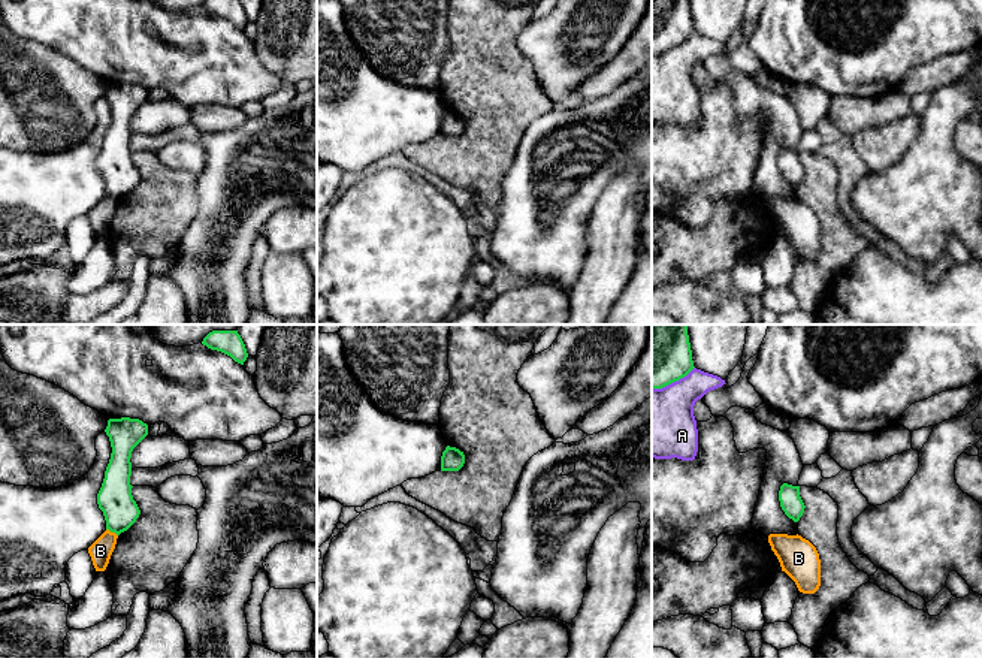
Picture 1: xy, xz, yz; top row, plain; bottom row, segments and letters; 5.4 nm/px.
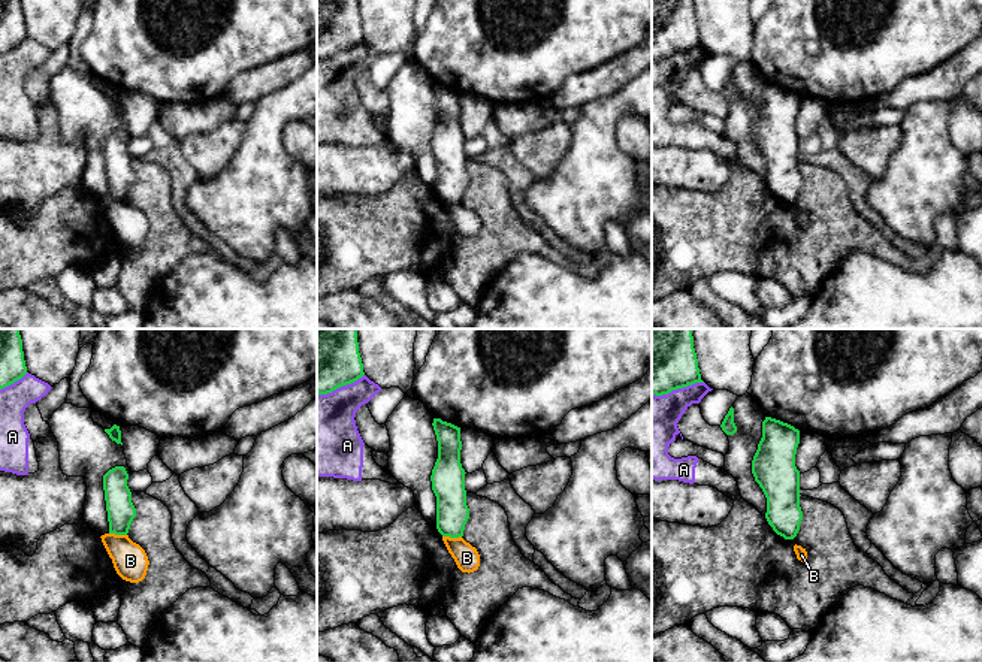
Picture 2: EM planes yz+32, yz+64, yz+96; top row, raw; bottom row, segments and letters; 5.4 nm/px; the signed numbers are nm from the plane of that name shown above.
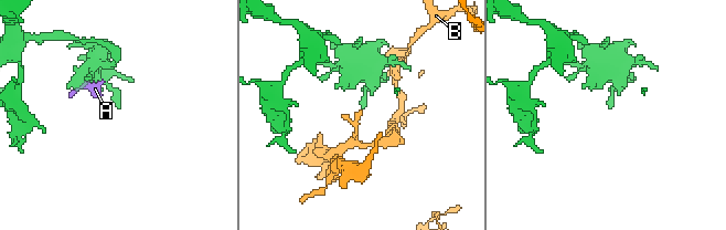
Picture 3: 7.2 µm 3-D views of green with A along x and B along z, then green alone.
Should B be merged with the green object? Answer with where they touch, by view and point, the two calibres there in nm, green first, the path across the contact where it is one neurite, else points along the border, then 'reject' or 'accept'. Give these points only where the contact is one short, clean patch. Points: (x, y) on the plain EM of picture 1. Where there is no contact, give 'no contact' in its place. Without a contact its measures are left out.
meets green in xy at (112, 196); 190 nm thick on the green side, 120 nm on the other; border along xy (106, 193), (117, 201); reject

